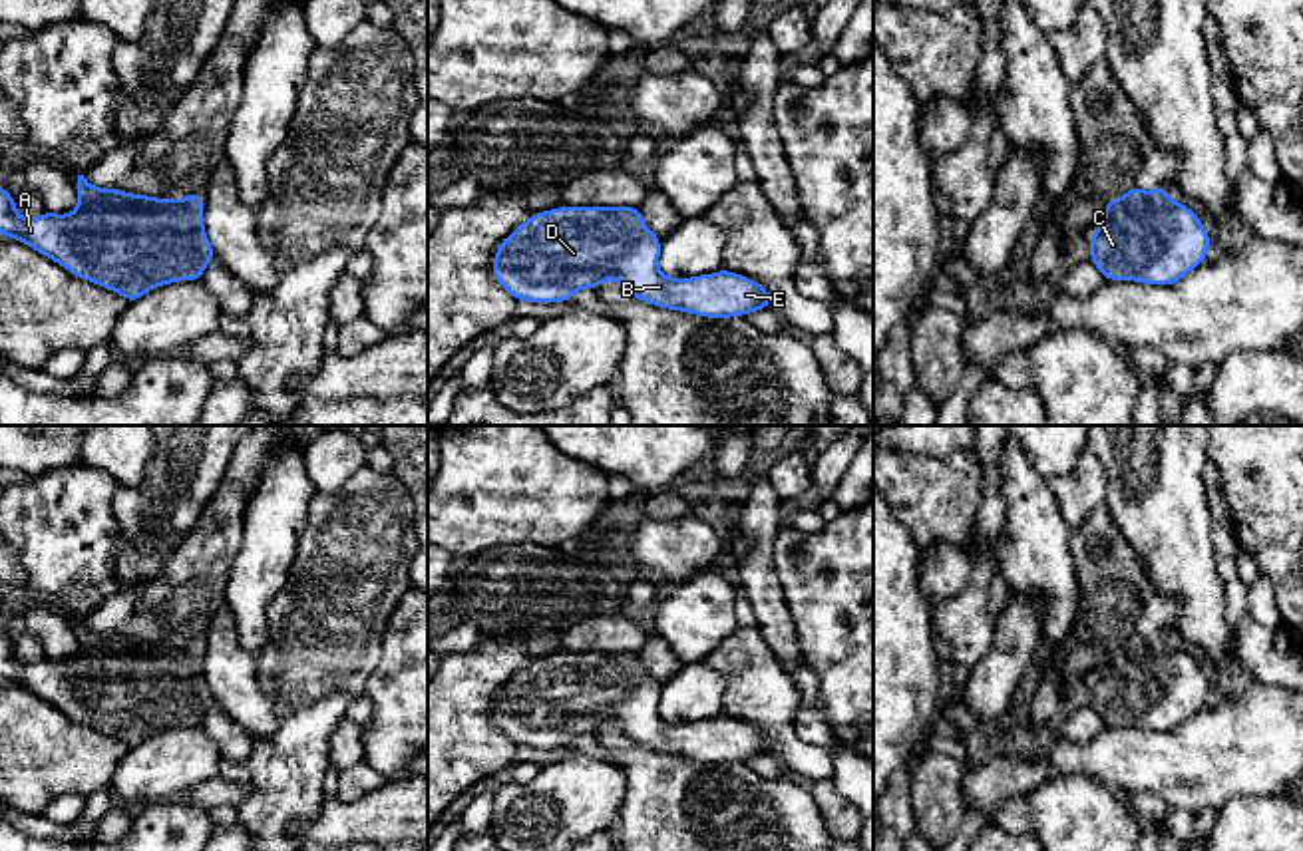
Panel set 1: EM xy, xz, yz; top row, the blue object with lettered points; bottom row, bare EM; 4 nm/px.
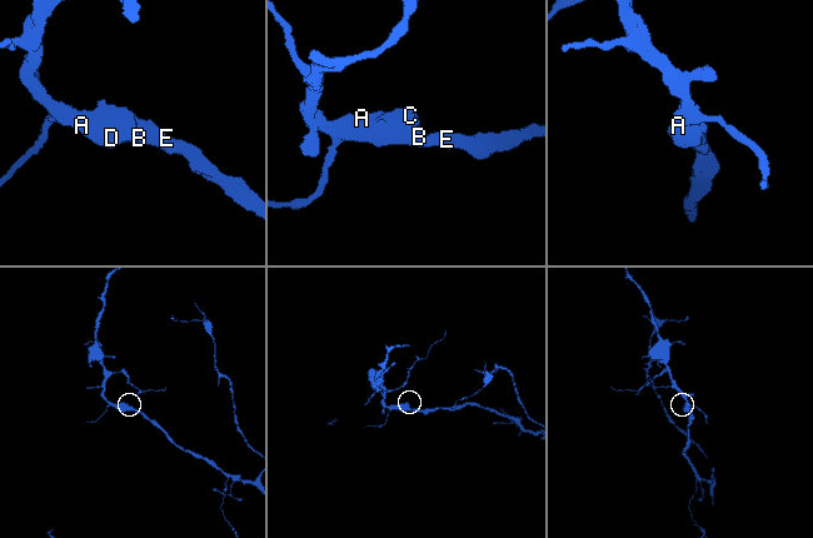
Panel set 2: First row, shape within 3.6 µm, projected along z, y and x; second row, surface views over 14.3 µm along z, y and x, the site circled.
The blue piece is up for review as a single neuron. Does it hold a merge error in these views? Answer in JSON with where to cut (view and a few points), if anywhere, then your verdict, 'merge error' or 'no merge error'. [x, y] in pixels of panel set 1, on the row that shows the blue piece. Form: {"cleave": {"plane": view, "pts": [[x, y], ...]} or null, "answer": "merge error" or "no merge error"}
{"cleave": null, "answer": "no merge error"}

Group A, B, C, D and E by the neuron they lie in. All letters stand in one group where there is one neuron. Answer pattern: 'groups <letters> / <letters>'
groups A B C D E

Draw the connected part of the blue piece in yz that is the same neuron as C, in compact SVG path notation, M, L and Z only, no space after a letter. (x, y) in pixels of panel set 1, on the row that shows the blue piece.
M1134 185L1120 199L1106 201L1102 225L1090 235L1090 260L1106 280L1176 284L1206 260L1211 237L1198 215L1156 187L1148 193Z

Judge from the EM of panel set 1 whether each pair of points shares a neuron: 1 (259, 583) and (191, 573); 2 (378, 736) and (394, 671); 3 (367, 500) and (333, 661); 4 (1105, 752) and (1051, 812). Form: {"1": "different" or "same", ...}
{"1": "different", "2": "same", "3": "same", "4": "different"}

